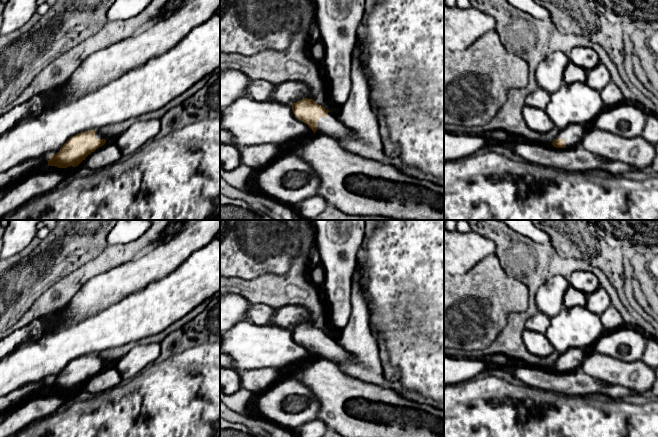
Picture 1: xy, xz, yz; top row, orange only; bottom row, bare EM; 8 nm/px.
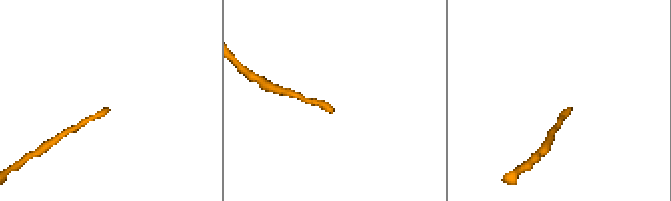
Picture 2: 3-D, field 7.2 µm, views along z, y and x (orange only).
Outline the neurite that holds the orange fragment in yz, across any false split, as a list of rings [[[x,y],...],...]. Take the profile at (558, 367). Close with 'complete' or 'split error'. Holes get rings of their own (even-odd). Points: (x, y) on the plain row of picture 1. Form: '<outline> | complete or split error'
[[[571,348],[563,354],[559,354],[552,369],[556,372],[574,372],[581,369],[585,356],[585,351],[578,348]]] | split error

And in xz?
[[[303,322],[291,328],[295,341],[306,347],[314,357],[335,363],[348,358],[346,351],[337,343],[336,337],[326,334],[314,324]]] | split error

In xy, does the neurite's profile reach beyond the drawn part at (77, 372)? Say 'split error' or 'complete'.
split error

